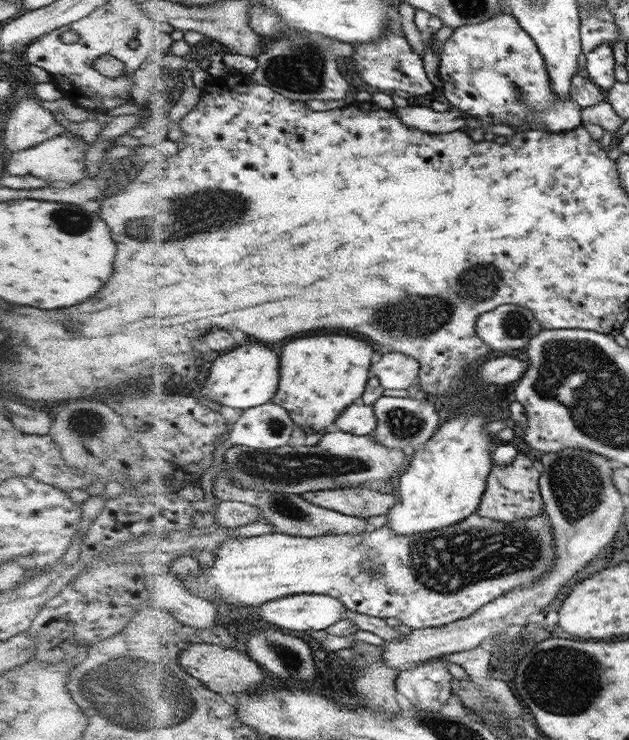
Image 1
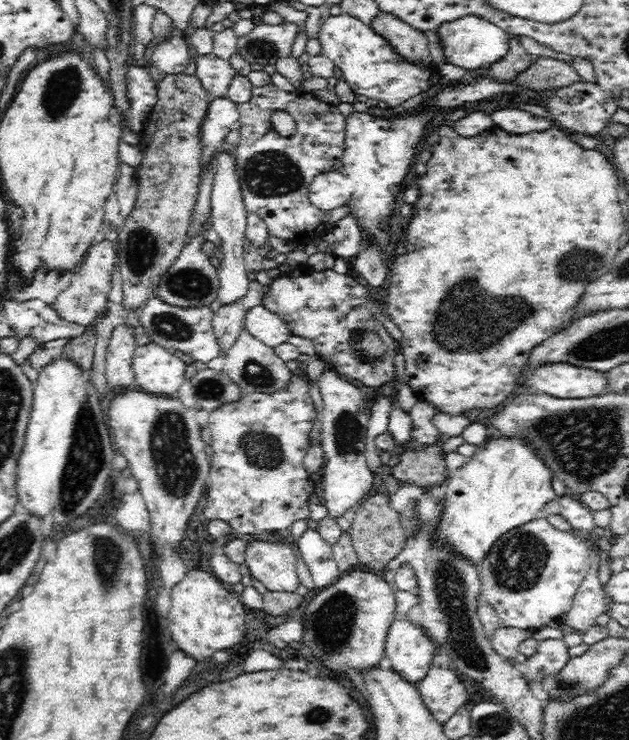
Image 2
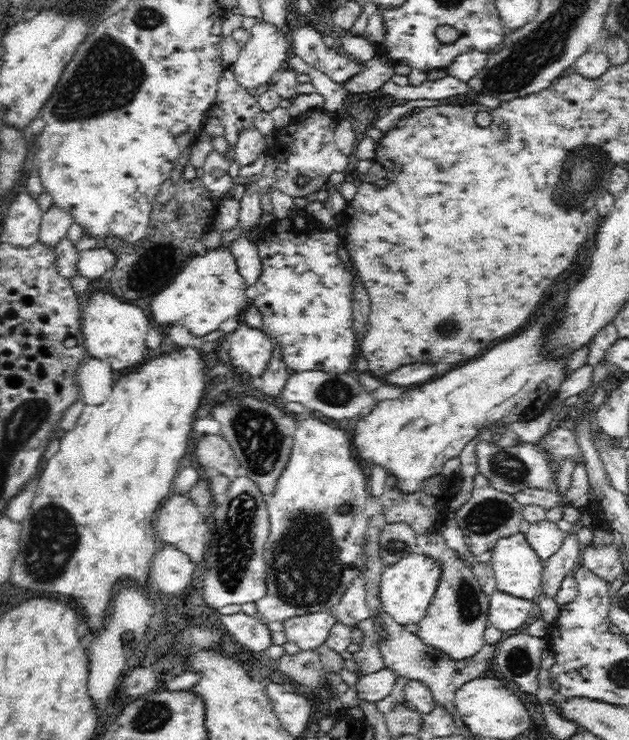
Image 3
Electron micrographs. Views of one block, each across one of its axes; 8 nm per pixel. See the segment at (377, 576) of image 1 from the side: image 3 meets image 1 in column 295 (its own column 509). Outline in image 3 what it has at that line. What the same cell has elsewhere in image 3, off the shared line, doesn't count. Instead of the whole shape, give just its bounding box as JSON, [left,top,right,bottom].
[491,533,545,600]

